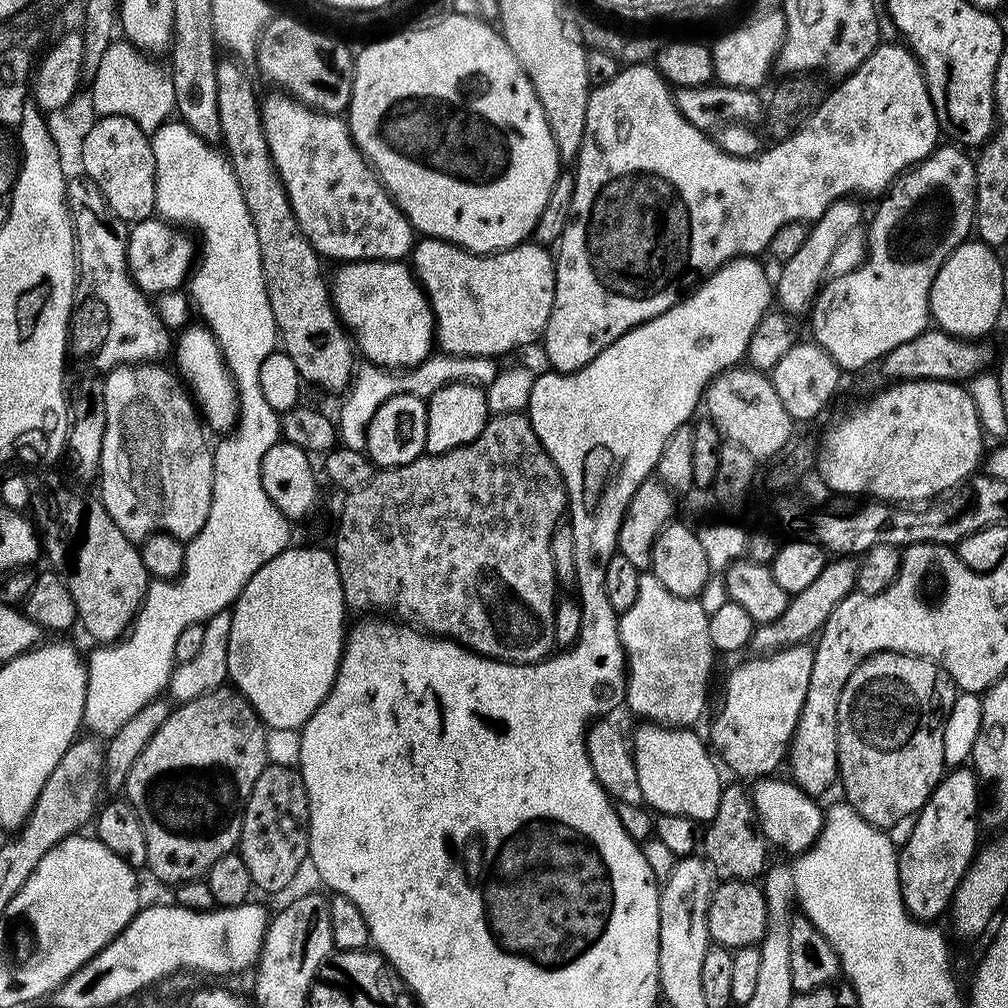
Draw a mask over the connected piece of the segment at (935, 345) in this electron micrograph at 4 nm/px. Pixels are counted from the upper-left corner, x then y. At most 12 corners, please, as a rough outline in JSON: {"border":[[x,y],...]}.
{"border":[[935,326],[879,361],[885,381],[968,382],[991,369],[984,338]]}

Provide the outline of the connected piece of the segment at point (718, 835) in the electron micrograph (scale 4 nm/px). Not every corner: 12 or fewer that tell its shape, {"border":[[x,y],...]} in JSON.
{"border":[[725,783],[702,832],[721,881],[763,877],[770,845],[747,787]]}

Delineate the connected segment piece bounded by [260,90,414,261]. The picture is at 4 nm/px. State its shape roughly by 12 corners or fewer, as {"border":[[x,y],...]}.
{"border":[[260,105],[304,237],[403,261],[412,224],[339,115]]}

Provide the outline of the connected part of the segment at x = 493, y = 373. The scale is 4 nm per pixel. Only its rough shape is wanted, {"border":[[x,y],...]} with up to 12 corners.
{"border":[[435,353],[412,369],[355,369],[338,415],[343,447],[363,451],[367,426],[398,393],[427,400],[453,383],[487,388],[489,356]]}

